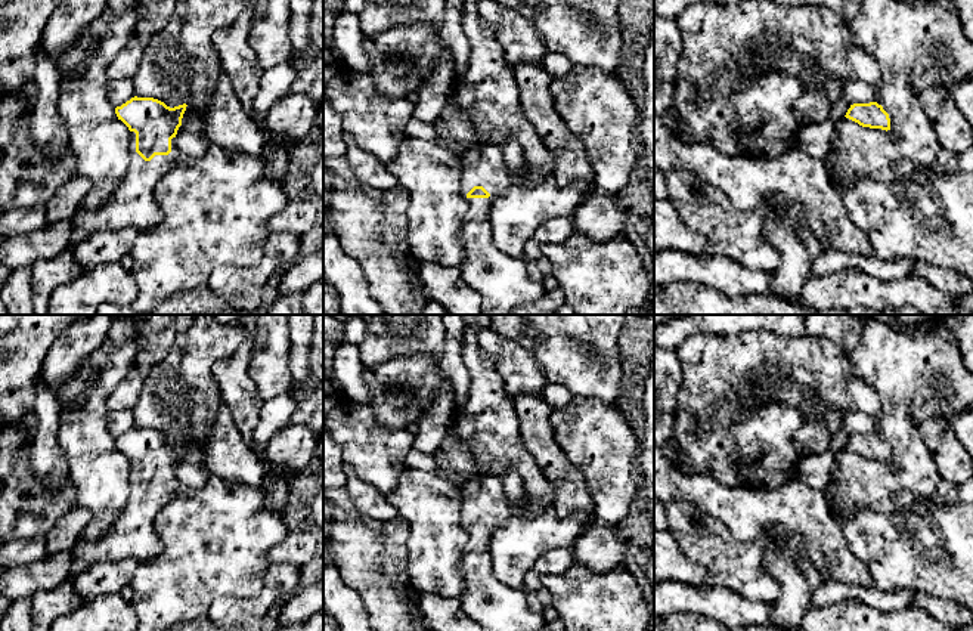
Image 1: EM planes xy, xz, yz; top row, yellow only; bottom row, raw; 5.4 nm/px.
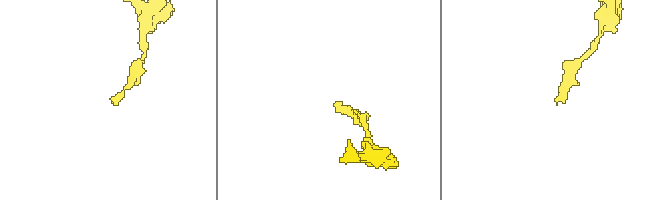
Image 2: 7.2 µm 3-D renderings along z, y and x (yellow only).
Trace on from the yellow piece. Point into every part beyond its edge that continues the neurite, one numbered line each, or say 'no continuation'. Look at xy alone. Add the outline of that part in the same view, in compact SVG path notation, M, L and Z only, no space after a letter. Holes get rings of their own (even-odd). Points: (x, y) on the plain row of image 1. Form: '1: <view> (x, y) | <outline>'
1: xy (133, 535) | M130 463L128 501L120 519L94 542L78 541L72 548L71 579L108 560L136 559L139 563L159 556L162 542L155 532L155 517L170 502L179 488L176 468L171 470L168 486L155 486L145 492L136 483L136 464Z

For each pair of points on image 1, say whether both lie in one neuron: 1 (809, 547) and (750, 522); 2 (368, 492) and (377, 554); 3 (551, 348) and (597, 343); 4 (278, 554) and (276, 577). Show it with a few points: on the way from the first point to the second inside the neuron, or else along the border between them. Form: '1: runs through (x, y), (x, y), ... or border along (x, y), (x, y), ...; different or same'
1: runs through (802, 531), (793, 522), (767, 522); same
2: border along (349, 494), (374, 520), (396, 516); different
3: runs through (563, 343), (585, 343); same
4: border along (270, 563), (291, 563), (298, 568); different

